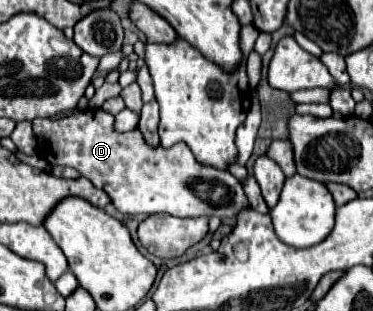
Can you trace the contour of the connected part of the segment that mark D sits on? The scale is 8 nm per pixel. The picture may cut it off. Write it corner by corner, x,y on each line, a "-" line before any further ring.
87,108
75,112
73,116
63,118
37,118
33,120
33,134
37,138
37,154
47,160
47,164
55,166
71,166
81,176
89,178
97,188
105,190
121,214
171,214
171,216
219,216
233,218
241,208
247,206
247,198
243,194
241,182
231,176
227,170
209,168
205,164
197,164
193,152
189,152
187,144
173,144
173,148
151,146
145,142
139,130
117,132
113,128
115,116
105,112
103,108

